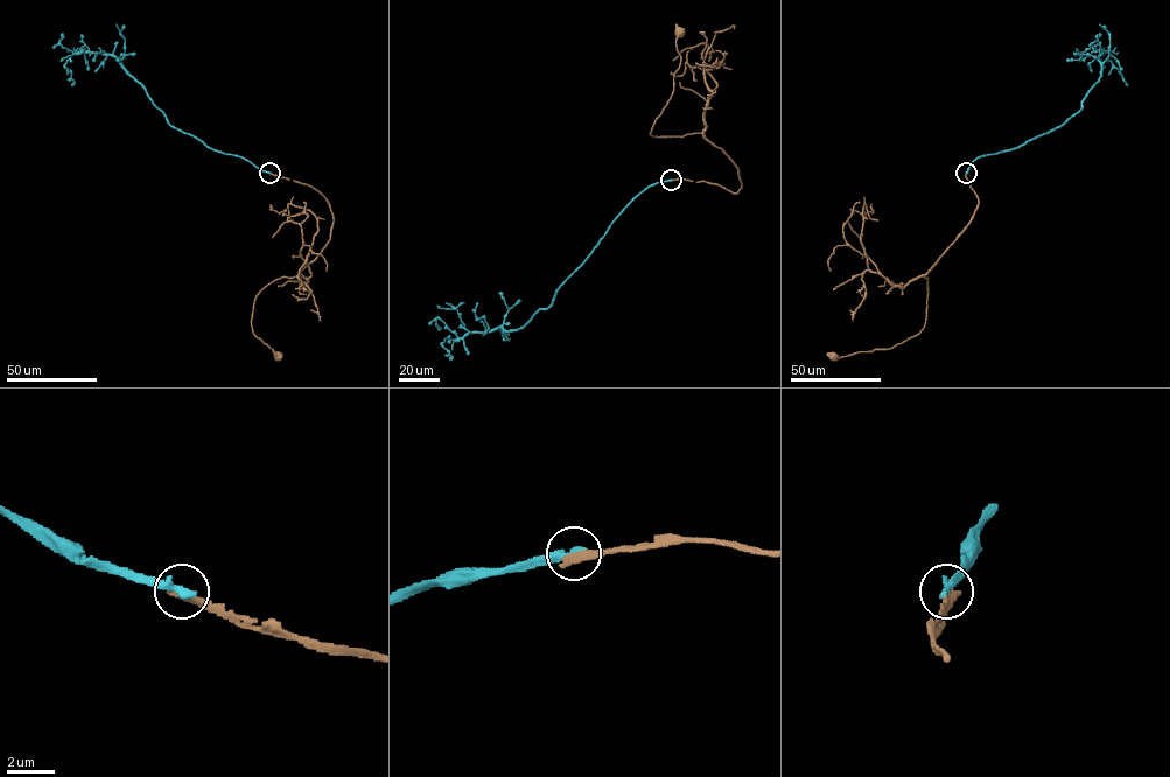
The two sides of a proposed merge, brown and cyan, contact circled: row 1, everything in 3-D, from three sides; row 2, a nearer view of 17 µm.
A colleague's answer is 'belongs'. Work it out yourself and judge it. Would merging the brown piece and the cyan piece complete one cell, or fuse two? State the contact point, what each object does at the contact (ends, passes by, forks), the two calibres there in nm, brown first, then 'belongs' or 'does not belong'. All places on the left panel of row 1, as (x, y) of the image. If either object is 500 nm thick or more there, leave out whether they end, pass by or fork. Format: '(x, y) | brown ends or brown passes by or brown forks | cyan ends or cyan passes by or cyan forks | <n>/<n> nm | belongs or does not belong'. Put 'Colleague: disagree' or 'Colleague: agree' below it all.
(270, 173) | brown ends | cyan ends | 360/380 nm | does not belong
Colleague: disagree

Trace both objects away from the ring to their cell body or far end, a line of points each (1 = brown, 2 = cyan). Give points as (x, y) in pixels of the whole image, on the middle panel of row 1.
1: (670, 180), (705, 181), (736, 193), (742, 187), (737, 168), (702, 133), (650, 135), (672, 93), (679, 30)
2: (670, 180), (650, 186), (628, 205), (546, 308), (513, 330), (499, 327), (446, 338), (442, 345), (450, 359)

